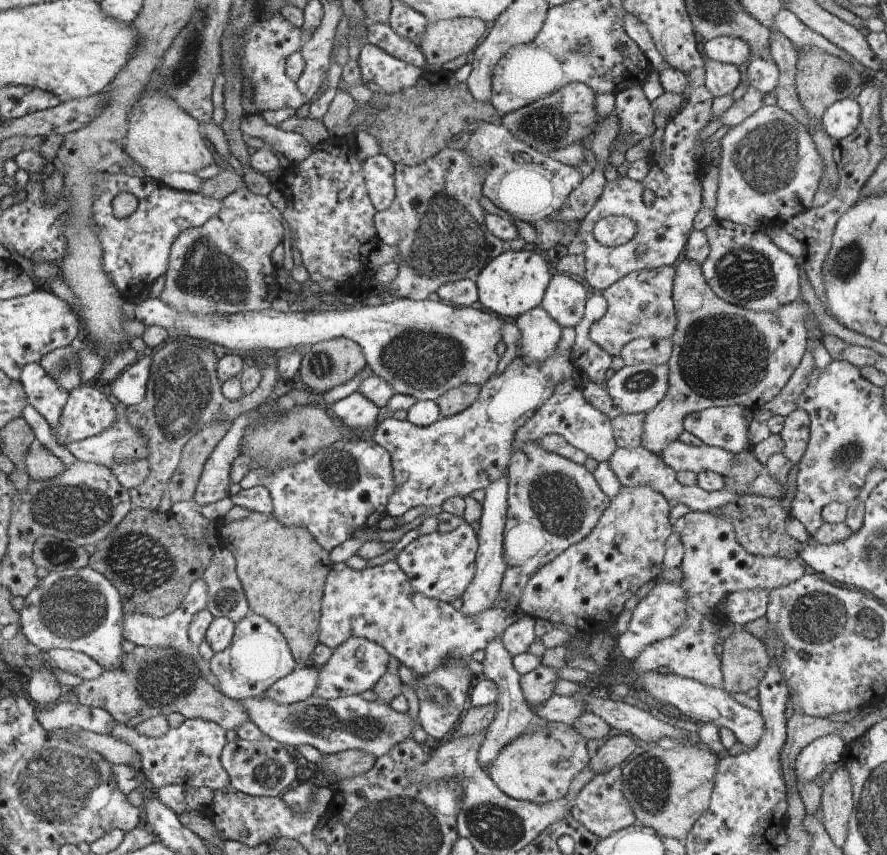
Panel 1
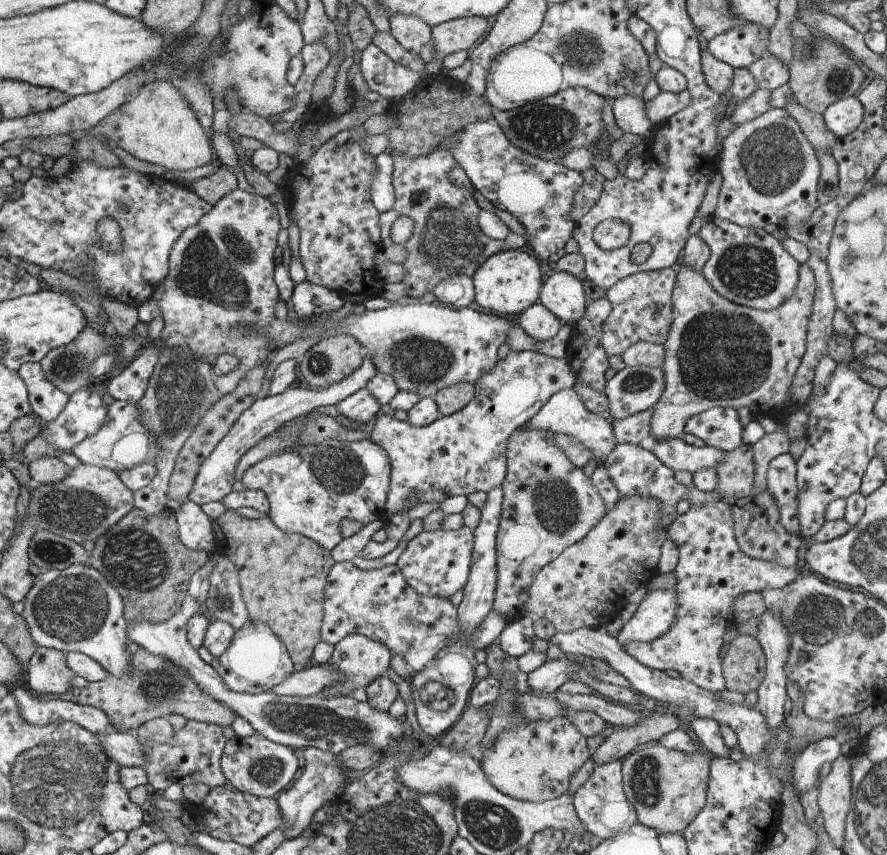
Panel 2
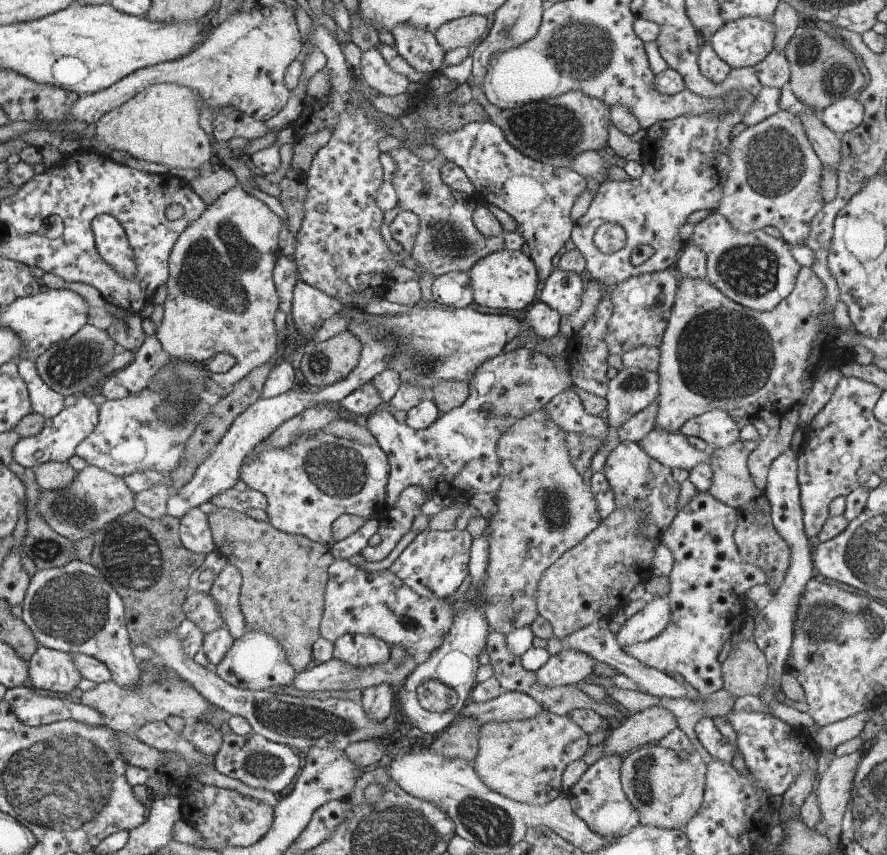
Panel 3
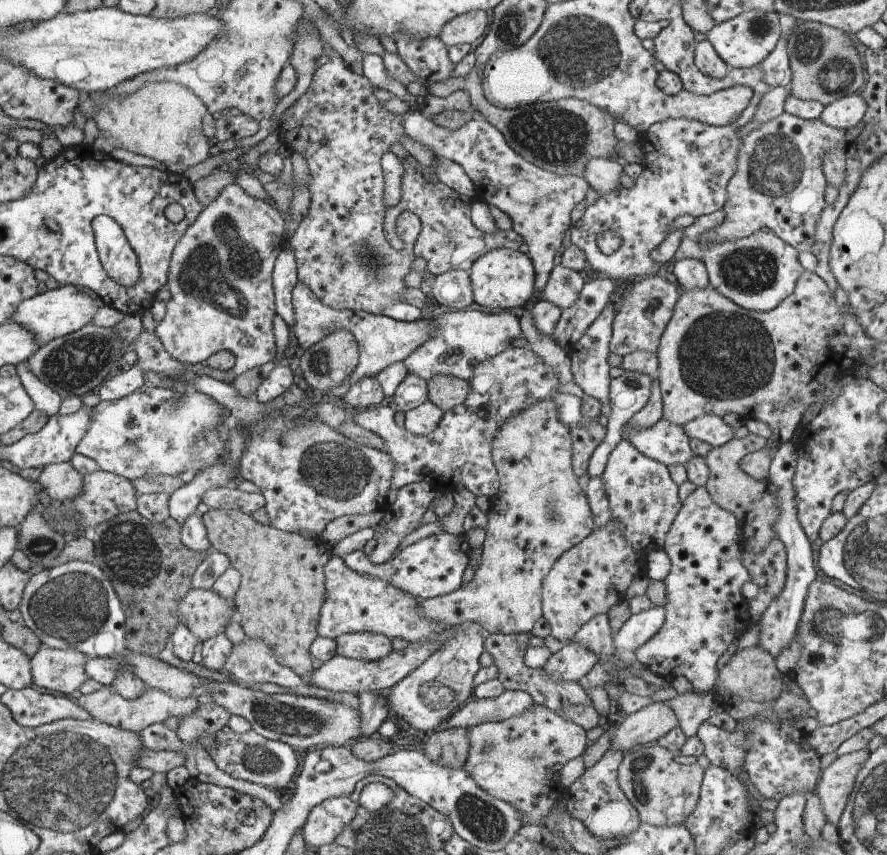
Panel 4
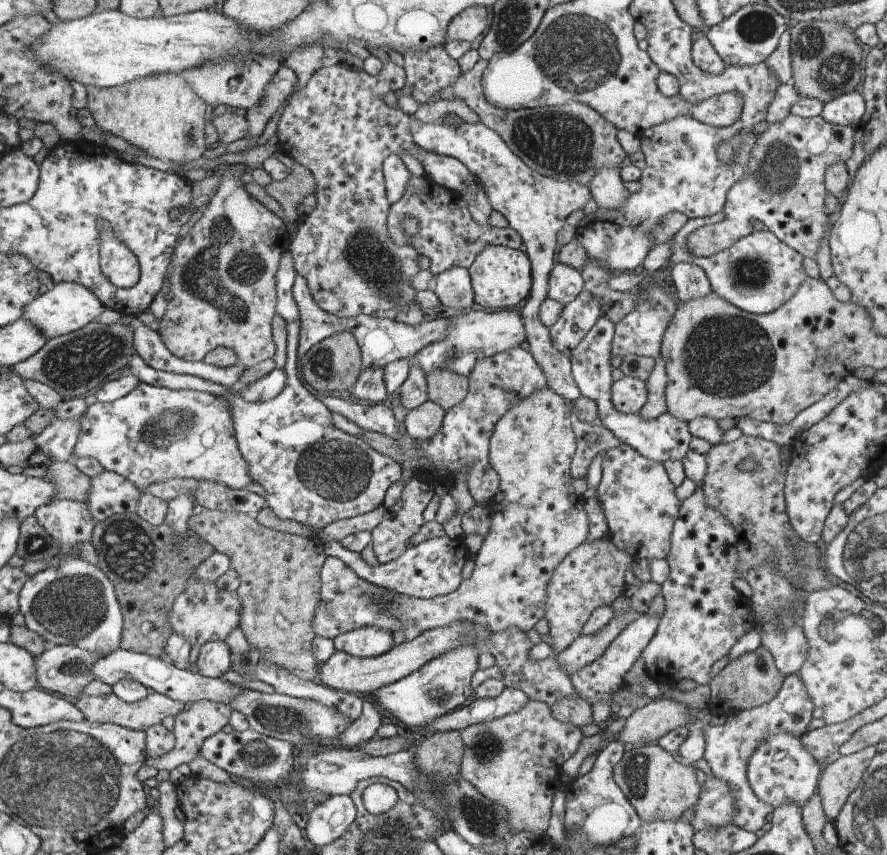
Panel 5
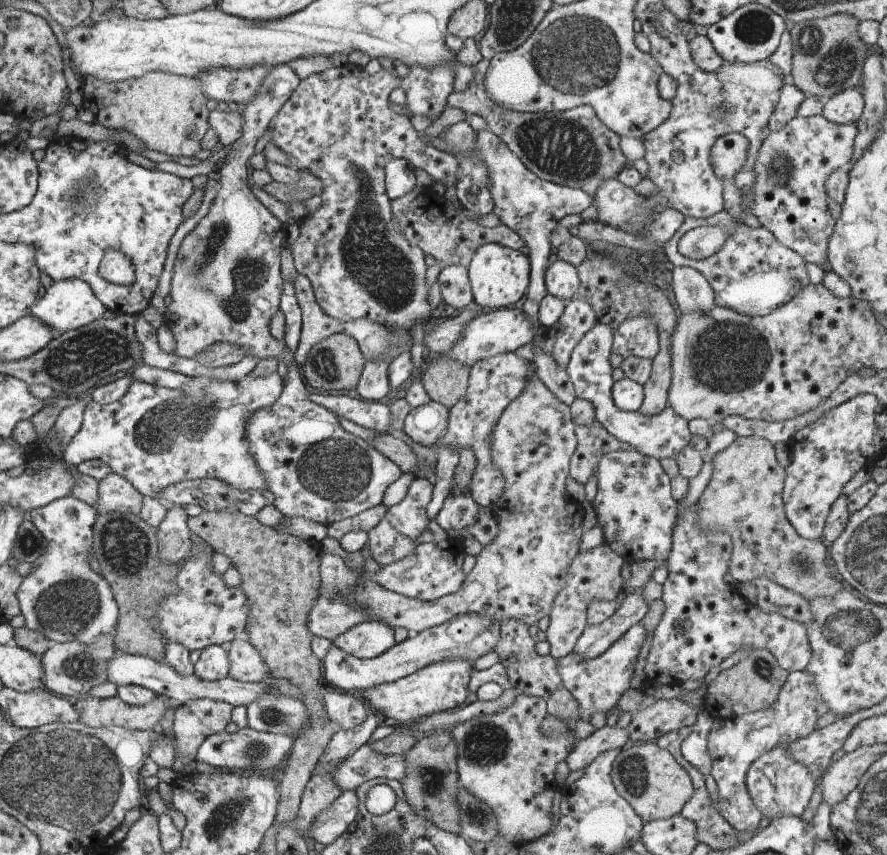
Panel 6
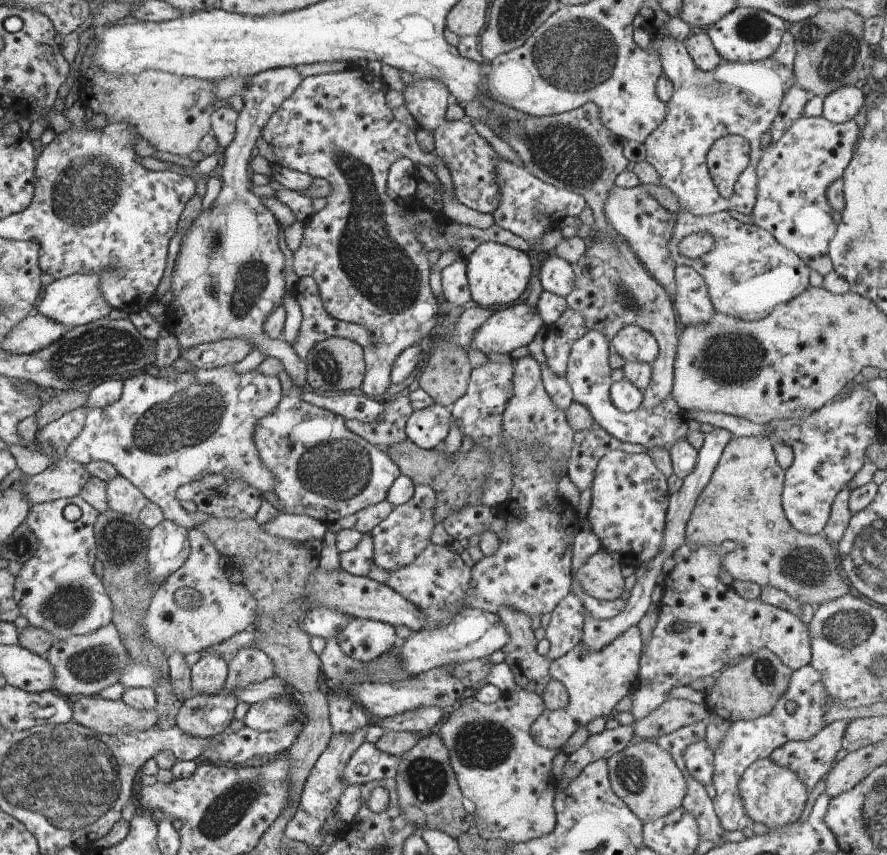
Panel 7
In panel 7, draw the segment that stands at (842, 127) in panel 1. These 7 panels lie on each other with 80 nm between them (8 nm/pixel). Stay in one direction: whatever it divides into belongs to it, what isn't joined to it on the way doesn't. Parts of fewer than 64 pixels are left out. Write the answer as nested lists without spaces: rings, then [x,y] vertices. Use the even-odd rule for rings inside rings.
[[[854,84],[840,87],[825,96],[822,116],[833,123],[853,119],[864,106],[866,95]]]

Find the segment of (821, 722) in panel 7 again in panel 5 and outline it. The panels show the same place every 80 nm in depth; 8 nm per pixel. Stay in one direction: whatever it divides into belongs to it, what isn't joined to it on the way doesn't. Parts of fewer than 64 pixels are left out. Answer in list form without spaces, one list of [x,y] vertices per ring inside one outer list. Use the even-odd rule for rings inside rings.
[[[798,673],[785,677],[776,696],[768,704],[745,709],[744,712],[727,715],[725,724],[710,726],[704,731],[705,753],[703,758],[708,762],[713,776],[725,782],[731,790],[736,812],[732,823],[745,831],[757,833],[765,824],[766,816],[773,812],[773,808],[758,799],[749,785],[747,764],[751,754],[770,735],[786,733],[801,737],[808,732],[812,720],[814,703],[807,693],[805,684]]]

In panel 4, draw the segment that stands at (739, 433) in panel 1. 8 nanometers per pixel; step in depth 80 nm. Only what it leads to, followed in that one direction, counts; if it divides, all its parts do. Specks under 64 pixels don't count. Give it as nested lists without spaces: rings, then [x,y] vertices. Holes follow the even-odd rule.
[[[716,415],[696,417],[686,424],[684,428],[686,428],[690,439],[703,440],[713,447],[722,446],[734,438],[733,429]]]

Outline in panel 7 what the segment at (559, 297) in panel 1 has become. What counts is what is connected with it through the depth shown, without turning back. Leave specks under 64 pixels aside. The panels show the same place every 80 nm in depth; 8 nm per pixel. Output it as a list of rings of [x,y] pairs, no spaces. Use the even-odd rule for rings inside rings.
[[[558,255],[549,256],[541,262],[540,280],[544,291],[568,296],[575,283],[573,265]]]

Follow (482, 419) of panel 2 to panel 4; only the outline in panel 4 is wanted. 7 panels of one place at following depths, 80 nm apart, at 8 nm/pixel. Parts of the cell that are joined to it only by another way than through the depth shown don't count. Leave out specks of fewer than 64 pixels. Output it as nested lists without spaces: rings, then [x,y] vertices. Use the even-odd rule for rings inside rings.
[[[527,346],[525,347],[508,347],[505,351],[498,353],[496,356],[492,358],[483,360],[480,364],[476,365],[474,369],[474,374],[472,378],[469,380],[470,384],[470,392],[468,392],[468,396],[466,400],[459,405],[456,405],[452,410],[446,411],[441,418],[441,423],[429,434],[428,437],[413,435],[410,431],[406,430],[404,427],[399,427],[394,422],[394,412],[387,405],[383,405],[378,408],[370,407],[365,409],[354,409],[354,414],[349,415],[350,420],[354,421],[359,427],[365,428],[366,430],[375,432],[377,435],[380,435],[386,443],[387,452],[390,454],[391,459],[395,462],[395,470],[391,480],[391,488],[392,489],[400,489],[402,486],[406,486],[406,484],[410,484],[411,482],[420,482],[424,480],[424,478],[428,478],[426,481],[430,486],[434,486],[434,488],[438,488],[438,490],[444,490],[444,495],[446,496],[446,486],[448,486],[448,490],[450,490],[450,486],[457,486],[458,484],[462,484],[464,488],[467,488],[474,494],[474,496],[489,496],[492,498],[499,491],[499,476],[497,473],[497,468],[492,460],[492,441],[494,440],[494,435],[499,431],[501,424],[514,416],[517,412],[520,412],[523,408],[529,407],[532,403],[539,401],[540,399],[555,396],[559,390],[559,380],[557,379],[557,375],[555,375],[551,369],[547,367],[547,365],[539,359],[539,356],[530,350]]]

